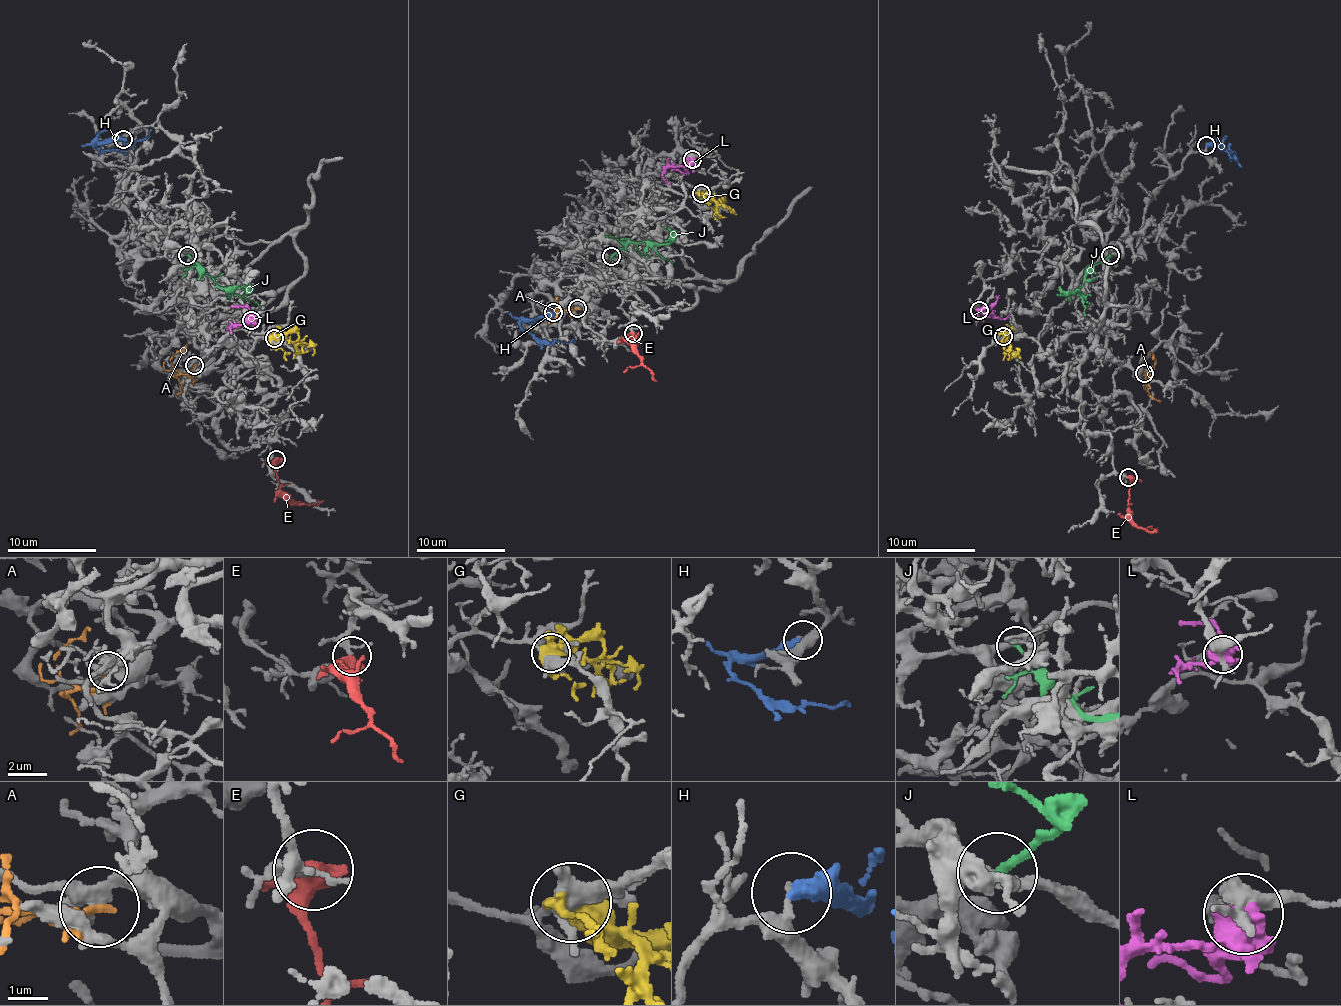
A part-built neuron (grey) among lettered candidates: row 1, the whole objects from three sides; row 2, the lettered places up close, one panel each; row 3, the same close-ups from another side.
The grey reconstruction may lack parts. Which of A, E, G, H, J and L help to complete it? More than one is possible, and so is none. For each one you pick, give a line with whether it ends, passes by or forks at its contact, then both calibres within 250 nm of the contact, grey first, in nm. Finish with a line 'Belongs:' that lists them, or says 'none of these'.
E: it passes by | 190/440 nm
Belongs: E

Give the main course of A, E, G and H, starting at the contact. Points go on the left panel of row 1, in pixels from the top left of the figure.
A: (194, 365), (187, 373), (173, 368), (171, 359), (185, 347)
E: (277, 459), (279, 492), (298, 504), (324, 501)
G: (274, 339), (303, 341), (313, 349), (313, 356)
H: (123, 140), (97, 146), (102, 149), (131, 147), (151, 130)

